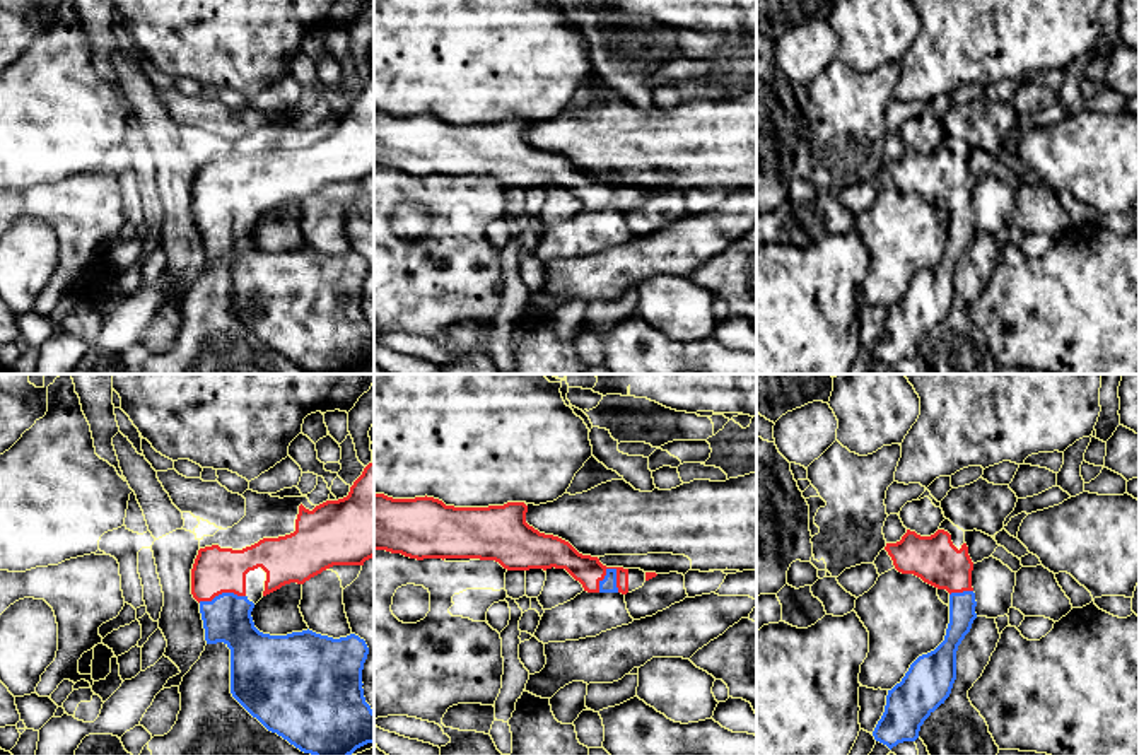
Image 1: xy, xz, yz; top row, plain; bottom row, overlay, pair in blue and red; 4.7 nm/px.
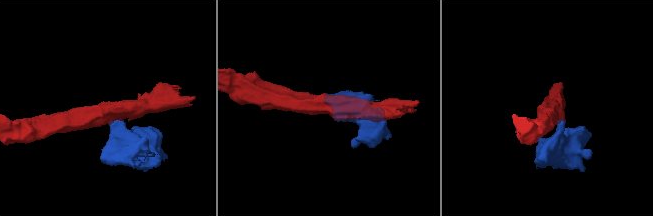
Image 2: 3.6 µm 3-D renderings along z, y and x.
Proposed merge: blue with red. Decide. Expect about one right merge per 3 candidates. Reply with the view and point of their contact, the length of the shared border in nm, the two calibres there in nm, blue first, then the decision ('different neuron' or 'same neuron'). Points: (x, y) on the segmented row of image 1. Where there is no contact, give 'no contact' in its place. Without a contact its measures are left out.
meets blue in xz at (605, 578); contact 150 nm long; 80 nm thick on the blue side, 140 nm on the other; same neuron

